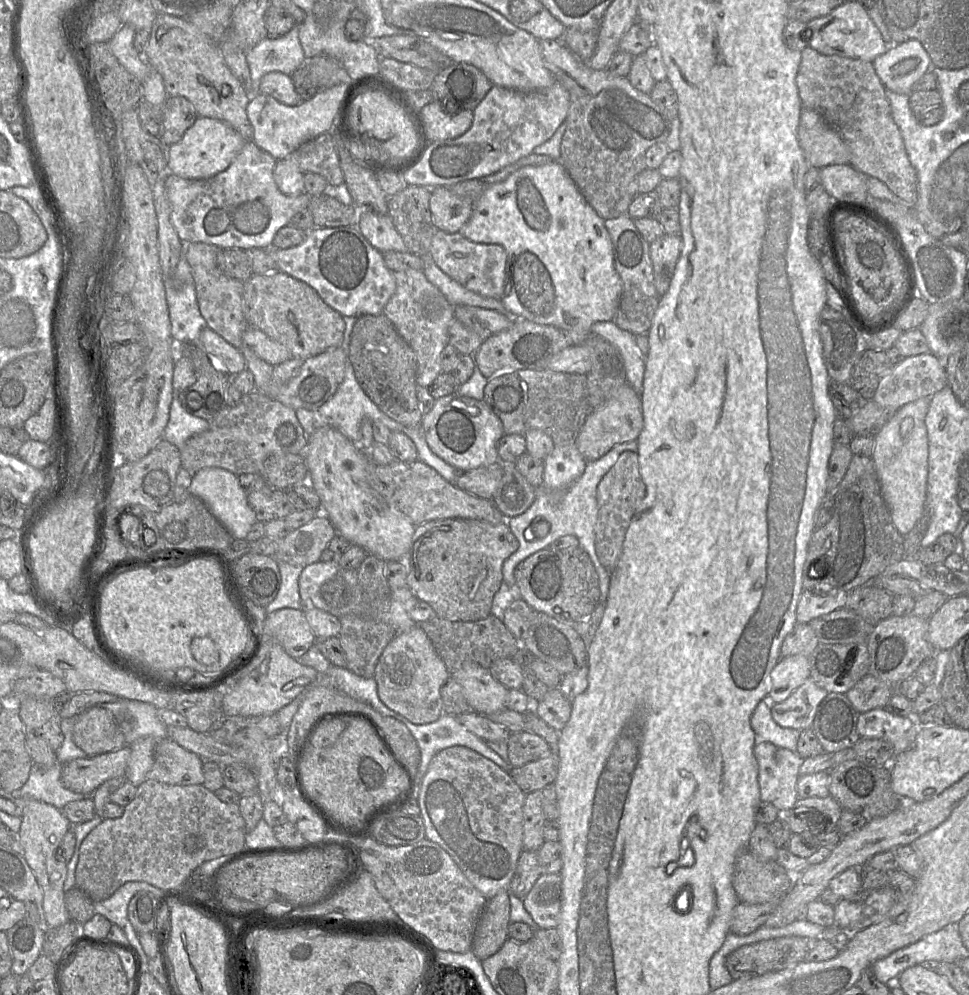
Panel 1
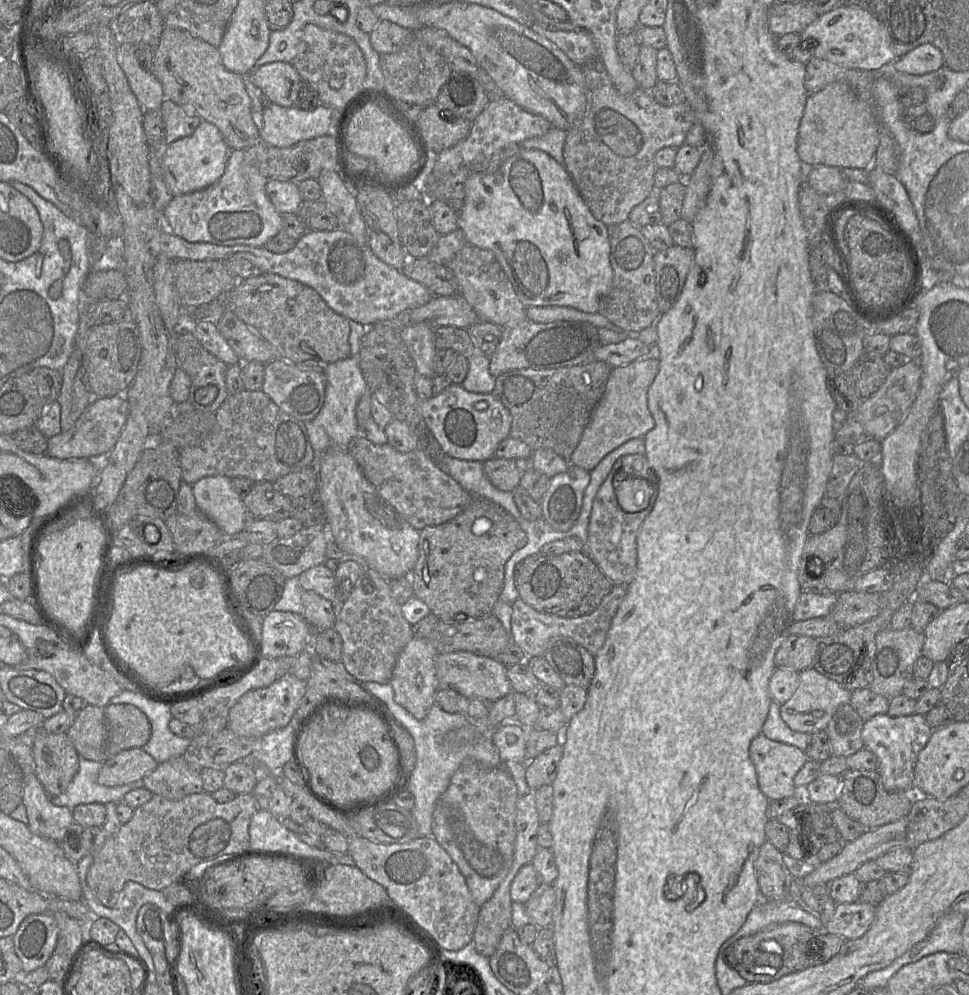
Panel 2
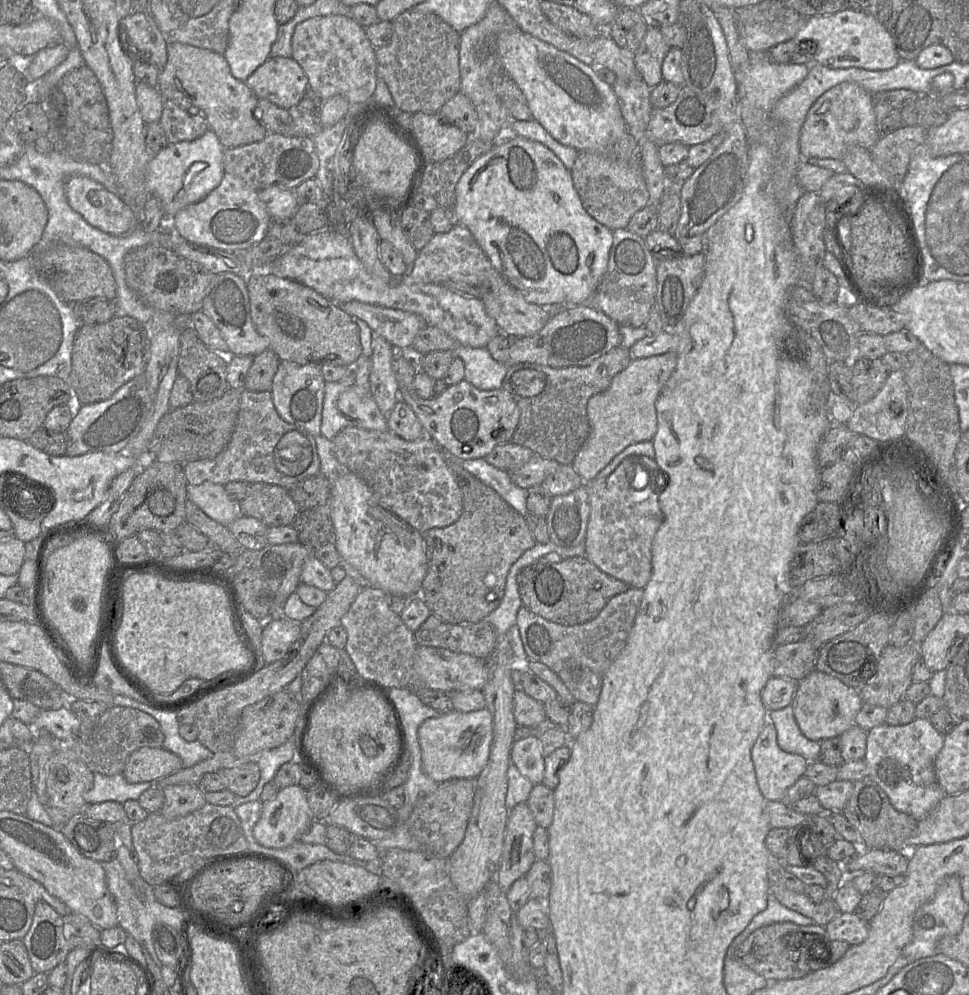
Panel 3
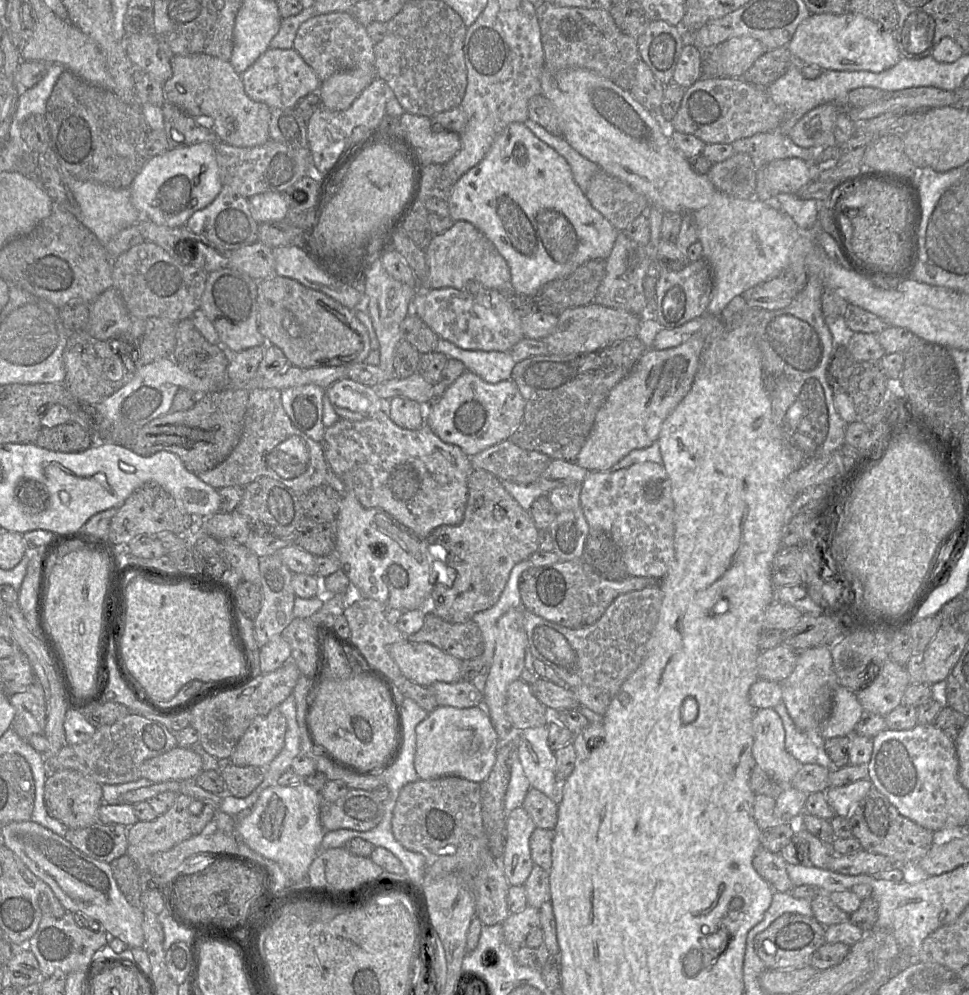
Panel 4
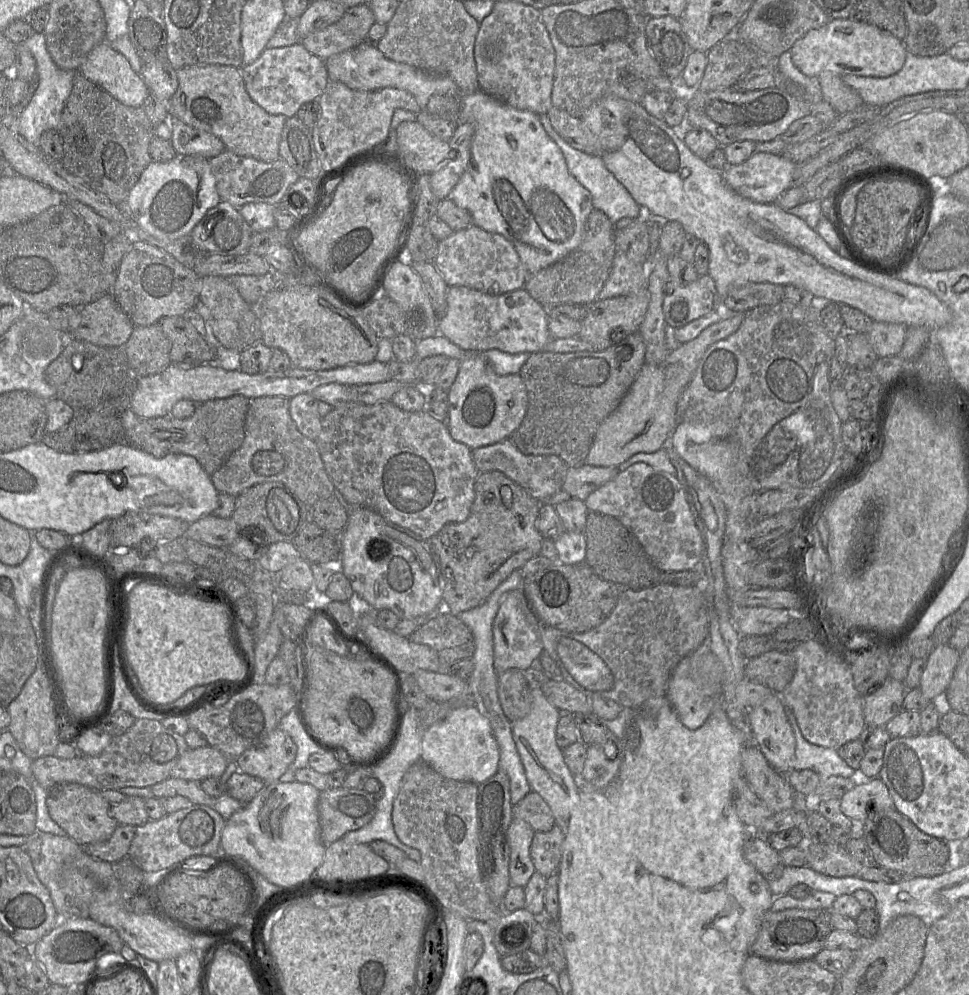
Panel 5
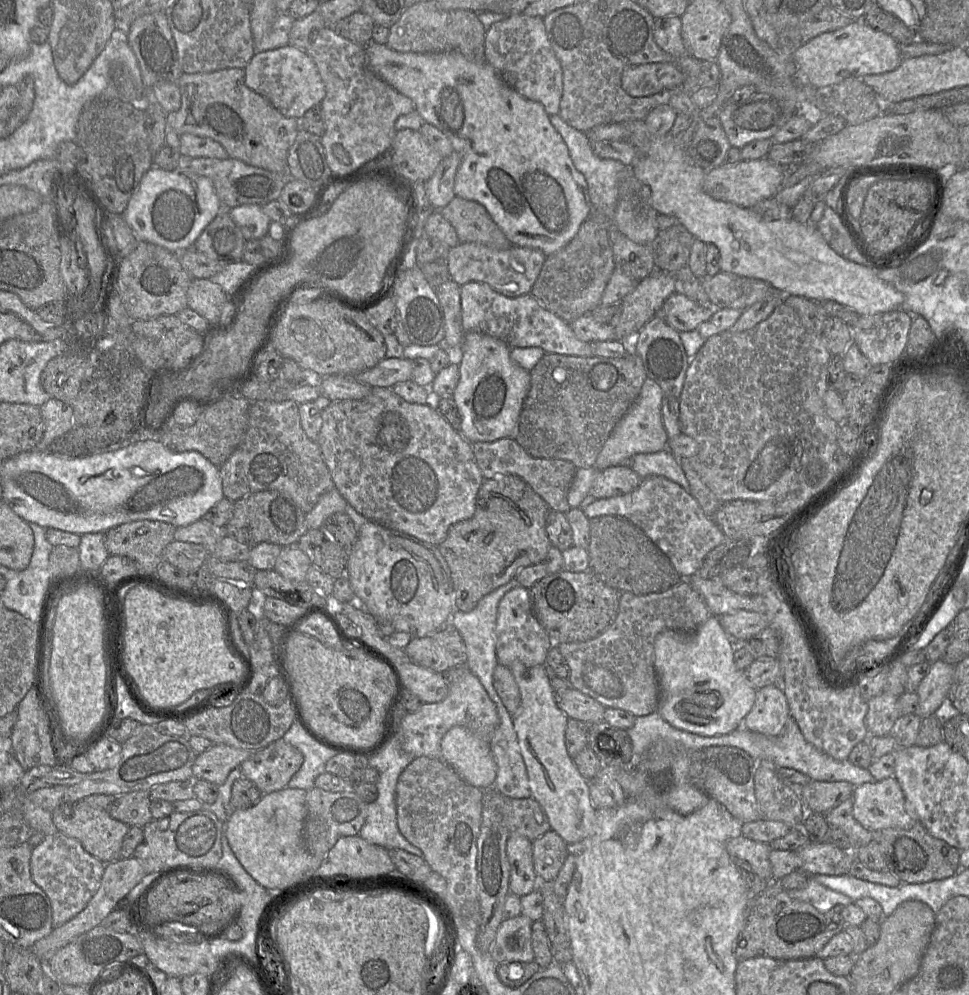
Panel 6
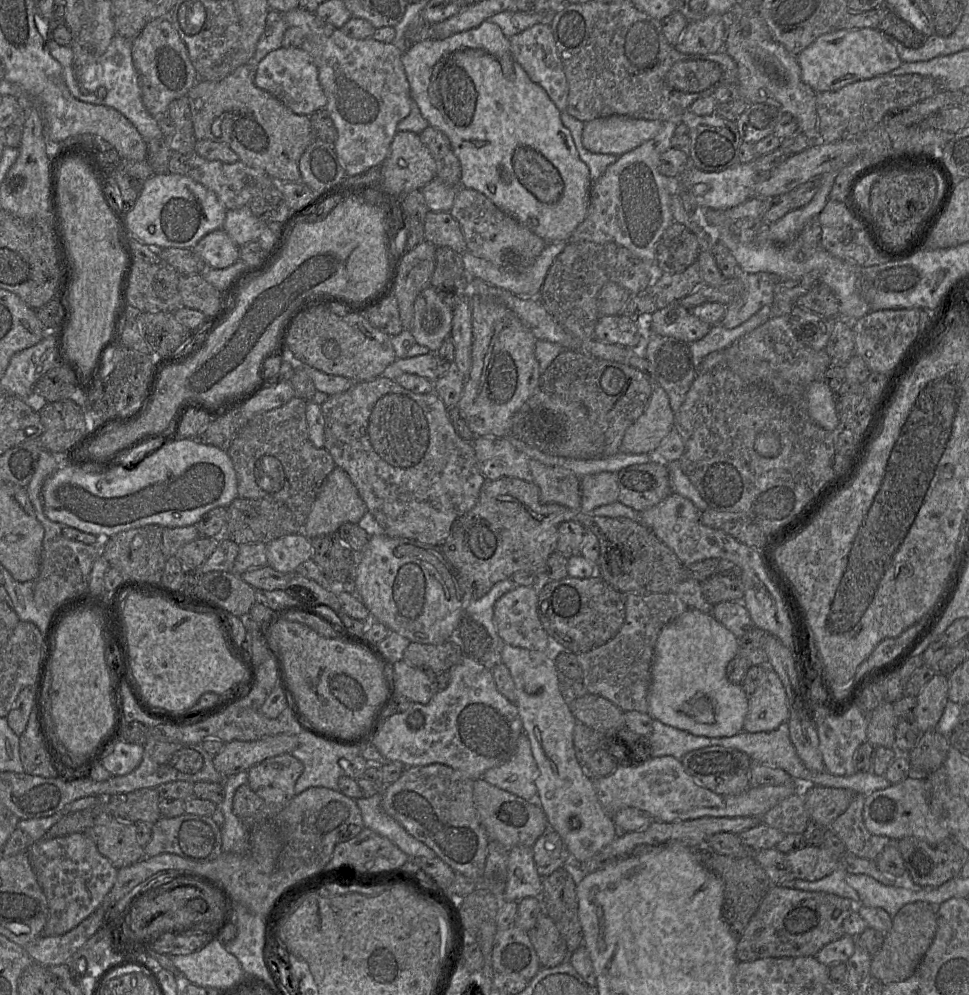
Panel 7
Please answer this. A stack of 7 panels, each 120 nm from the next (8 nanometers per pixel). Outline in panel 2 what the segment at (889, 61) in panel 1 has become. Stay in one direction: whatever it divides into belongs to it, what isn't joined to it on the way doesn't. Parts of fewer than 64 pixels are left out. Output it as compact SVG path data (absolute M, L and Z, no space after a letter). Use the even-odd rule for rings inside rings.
M925 43L902 57L897 57L892 65L895 70L900 72L923 75L938 70L944 64L941 51L934 45Z

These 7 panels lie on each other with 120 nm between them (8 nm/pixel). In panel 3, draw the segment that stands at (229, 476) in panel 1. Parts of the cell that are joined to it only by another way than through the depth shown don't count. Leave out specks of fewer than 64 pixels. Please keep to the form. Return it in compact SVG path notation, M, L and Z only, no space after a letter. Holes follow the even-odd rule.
M203 482L187 485L187 499L197 505L208 517L229 526L240 515L240 502L235 502L226 493L225 485Z

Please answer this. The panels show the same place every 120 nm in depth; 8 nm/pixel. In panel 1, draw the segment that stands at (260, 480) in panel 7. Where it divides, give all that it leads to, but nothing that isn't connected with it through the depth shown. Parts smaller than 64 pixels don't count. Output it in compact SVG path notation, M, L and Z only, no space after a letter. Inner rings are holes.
M256 389L242 395L235 407L225 408L209 423L209 428L190 437L180 450L181 468L192 476L203 468L222 468L236 476L258 474L264 459L271 454L302 455L307 438L295 410L271 399Z

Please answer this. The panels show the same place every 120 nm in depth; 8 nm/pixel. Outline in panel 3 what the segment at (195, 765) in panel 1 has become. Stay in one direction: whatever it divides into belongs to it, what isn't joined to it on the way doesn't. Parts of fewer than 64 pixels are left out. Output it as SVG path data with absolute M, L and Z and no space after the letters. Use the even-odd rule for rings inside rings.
M199 784L169 785L163 793L164 804L159 812L167 819L185 816L207 803Z

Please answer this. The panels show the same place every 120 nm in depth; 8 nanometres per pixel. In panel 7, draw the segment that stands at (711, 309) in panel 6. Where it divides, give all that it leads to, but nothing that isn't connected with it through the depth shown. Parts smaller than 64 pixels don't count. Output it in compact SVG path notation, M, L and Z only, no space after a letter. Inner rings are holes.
M672 303L651 315L653 335L673 337L685 343L700 340L710 328L711 325L678 303Z

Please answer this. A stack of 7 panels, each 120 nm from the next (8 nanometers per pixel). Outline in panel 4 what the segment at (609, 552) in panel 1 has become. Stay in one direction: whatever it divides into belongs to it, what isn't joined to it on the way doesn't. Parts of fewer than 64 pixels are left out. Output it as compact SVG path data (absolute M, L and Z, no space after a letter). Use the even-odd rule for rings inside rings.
M640 462L615 472L590 471L582 482L580 504L590 530L603 530L616 543L628 576L665 577L675 560L675 511L671 482L662 464Z

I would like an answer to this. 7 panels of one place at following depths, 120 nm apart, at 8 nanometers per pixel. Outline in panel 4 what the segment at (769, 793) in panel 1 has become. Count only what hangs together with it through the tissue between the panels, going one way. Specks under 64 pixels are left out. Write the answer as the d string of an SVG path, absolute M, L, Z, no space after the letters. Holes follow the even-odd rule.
M774 708L755 709L752 756L779 787L790 785L802 764L785 748L785 730Z

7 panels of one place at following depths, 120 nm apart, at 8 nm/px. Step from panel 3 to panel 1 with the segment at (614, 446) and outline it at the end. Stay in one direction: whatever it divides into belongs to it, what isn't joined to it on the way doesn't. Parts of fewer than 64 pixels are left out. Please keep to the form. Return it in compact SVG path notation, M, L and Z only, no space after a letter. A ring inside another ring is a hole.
M629 384L620 386L586 419L576 440L576 446L587 462L599 459L617 444L637 441L644 426L641 396Z

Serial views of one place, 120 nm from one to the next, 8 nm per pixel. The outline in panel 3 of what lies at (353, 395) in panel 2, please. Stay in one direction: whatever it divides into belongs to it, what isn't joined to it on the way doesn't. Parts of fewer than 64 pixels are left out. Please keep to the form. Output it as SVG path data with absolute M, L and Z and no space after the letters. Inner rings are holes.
M353 369L341 380L326 382L322 407L321 434L332 441L336 434L350 423L337 406L340 394L354 386Z

